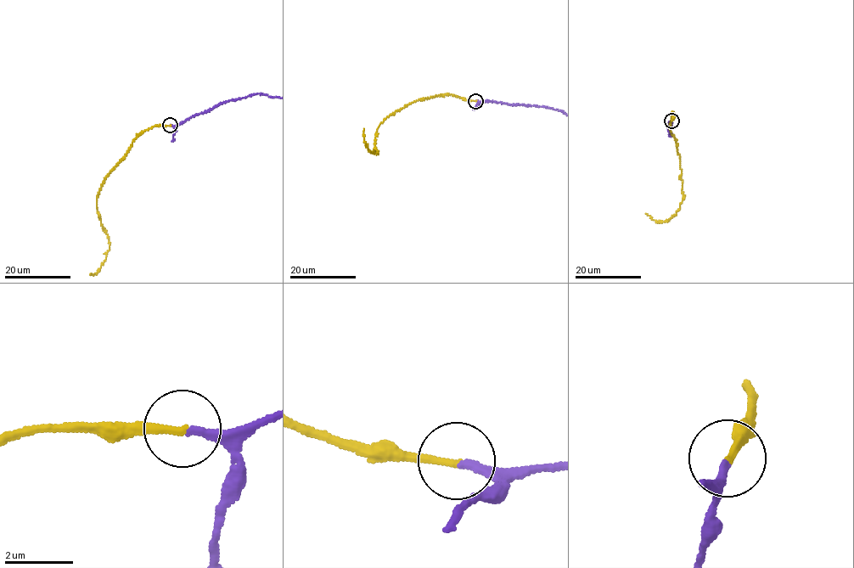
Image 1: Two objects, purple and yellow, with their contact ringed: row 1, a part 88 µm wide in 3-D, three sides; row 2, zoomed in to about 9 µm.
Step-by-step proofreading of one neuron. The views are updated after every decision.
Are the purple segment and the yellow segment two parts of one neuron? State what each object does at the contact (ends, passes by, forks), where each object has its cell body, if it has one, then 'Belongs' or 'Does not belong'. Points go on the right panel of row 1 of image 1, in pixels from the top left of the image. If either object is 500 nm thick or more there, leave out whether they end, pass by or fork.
At the ring purple ends. At the ring yellow ends. Soma of purple: none. Soma of yellow: none. Belongs

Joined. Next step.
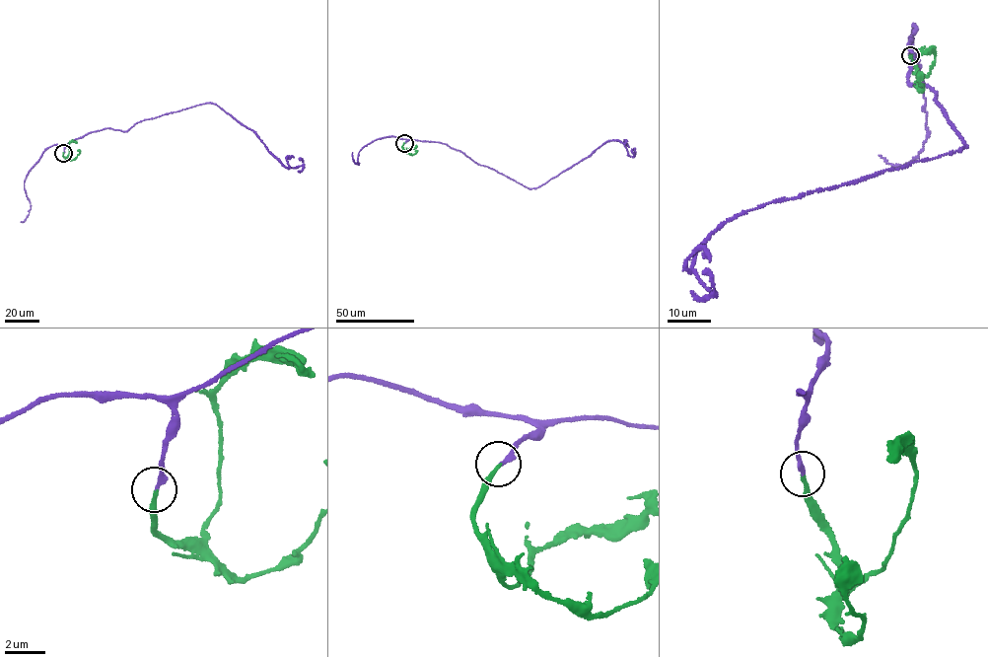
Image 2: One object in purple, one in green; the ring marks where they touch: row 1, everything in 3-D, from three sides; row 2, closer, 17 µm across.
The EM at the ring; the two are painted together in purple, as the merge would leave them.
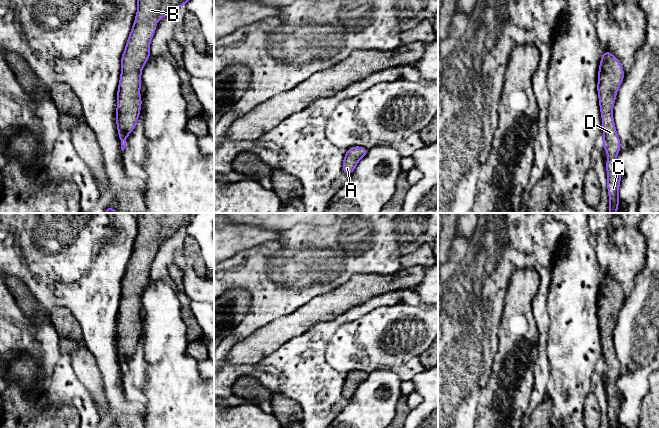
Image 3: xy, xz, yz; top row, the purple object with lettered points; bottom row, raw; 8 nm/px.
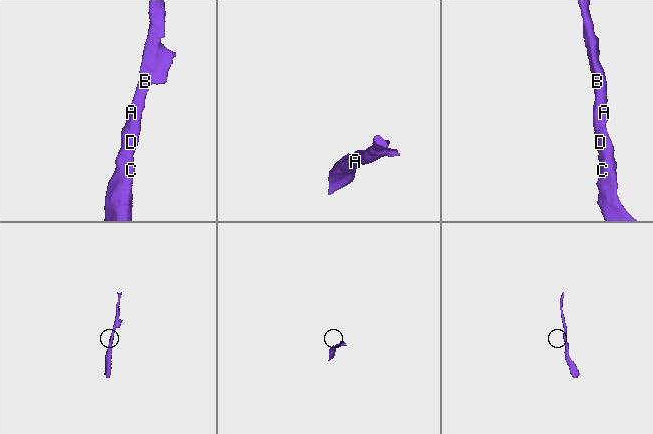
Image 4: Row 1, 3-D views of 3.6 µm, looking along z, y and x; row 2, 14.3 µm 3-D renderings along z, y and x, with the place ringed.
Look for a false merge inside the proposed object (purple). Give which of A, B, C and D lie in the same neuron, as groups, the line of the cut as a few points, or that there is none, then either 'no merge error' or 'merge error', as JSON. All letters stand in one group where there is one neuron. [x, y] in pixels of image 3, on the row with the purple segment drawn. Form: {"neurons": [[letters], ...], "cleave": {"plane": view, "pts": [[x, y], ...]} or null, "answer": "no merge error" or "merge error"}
{"neurons": [["A", "B", "C", "D"]], "cleave": null, "answer": "no merge error"}

